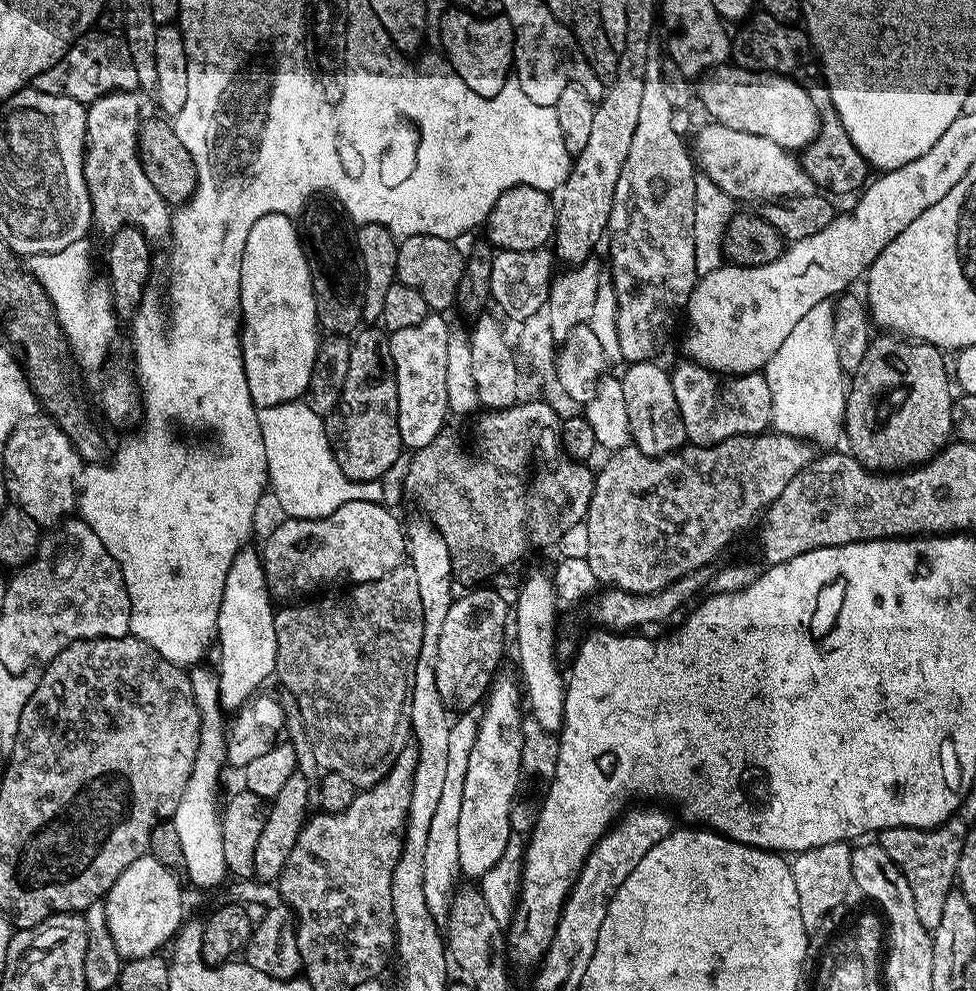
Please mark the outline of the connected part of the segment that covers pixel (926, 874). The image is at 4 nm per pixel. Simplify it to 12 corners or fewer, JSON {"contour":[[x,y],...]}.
{"contour":[[883,828],[878,843],[902,870],[927,932],[942,922],[948,828]]}

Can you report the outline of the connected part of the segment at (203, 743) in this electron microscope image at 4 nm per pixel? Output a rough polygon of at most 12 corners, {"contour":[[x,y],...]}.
{"contour":[[215,671],[191,673],[200,742],[174,813],[183,871],[229,875],[216,808],[226,720]]}

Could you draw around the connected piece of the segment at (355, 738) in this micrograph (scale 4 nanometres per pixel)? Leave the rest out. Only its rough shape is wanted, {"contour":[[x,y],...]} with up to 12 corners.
{"contour":[[408,562],[274,615],[275,679],[324,772],[409,743],[423,608]]}

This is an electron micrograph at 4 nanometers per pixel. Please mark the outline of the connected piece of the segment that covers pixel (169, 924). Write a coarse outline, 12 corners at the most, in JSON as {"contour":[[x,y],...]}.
{"contour":[[130,862],[102,903],[125,961],[185,923],[173,869]]}

